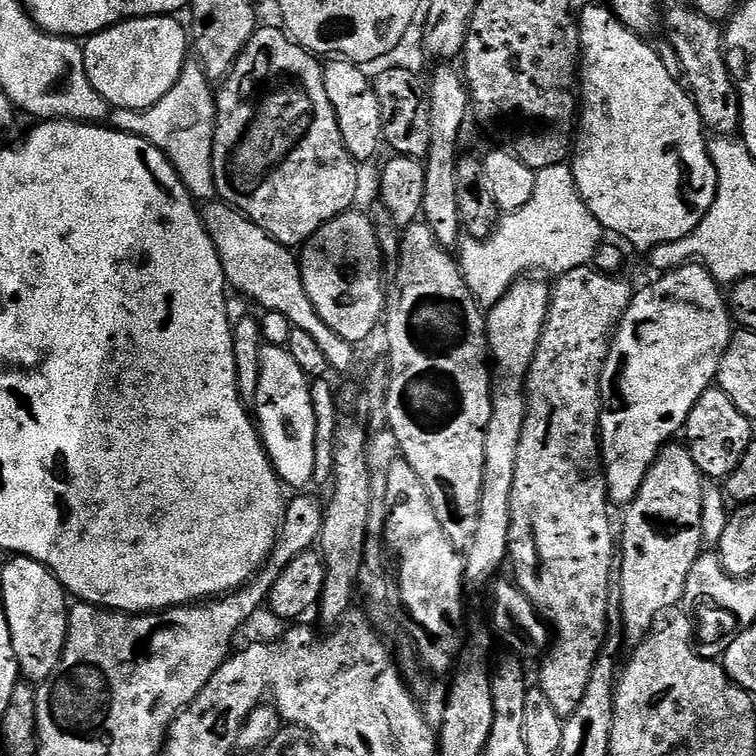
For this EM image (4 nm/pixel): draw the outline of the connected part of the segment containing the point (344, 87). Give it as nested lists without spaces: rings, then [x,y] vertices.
[[[332,58],[323,65],[326,82],[326,98],[330,98],[330,106],[334,106],[334,114],[338,118],[338,130],[342,134],[342,142],[346,150],[357,162],[372,160],[379,154],[384,144],[382,130],[382,106],[378,106],[378,94],[372,89],[372,80],[365,69],[353,60]]]

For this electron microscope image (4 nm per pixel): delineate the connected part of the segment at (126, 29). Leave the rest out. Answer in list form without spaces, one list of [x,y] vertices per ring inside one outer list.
[[[175,15],[140,16],[137,20],[124,20],[121,24],[115,24],[105,32],[97,32],[83,41],[85,70],[90,84],[113,109],[129,108],[141,112],[170,94],[170,90],[184,73],[184,62],[190,56],[189,33],[185,25],[183,28],[176,20],[179,19]]]

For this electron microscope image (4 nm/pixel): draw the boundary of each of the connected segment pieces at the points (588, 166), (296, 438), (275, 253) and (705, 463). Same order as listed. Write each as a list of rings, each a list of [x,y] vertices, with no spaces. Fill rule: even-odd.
[[[603,3],[600,4],[588,4],[584,9],[579,9],[578,12],[578,23],[580,25],[578,84],[582,89],[582,107],[578,112],[578,131],[574,137],[576,153],[570,164],[572,177],[582,202],[586,202],[590,214],[594,214],[594,218],[600,224],[601,229],[608,231],[609,228],[614,235],[621,236],[621,238],[616,238],[623,241],[625,245],[633,244],[636,248],[651,250],[663,244],[678,242],[682,238],[686,238],[700,225],[702,218],[706,218],[710,206],[714,206],[714,198],[716,197],[716,168],[712,165],[712,155],[708,153],[710,140],[706,135],[704,120],[696,108],[696,102],[692,99],[689,89],[679,79],[676,81],[672,77],[667,62],[648,45],[649,41],[645,37],[639,36],[637,32],[627,28],[613,14],[611,8]]]
[[[273,344],[261,347],[260,377],[254,407],[254,420],[258,425],[260,439],[264,441],[264,449],[268,451],[268,458],[272,461],[272,468],[279,476],[281,484],[289,489],[296,488],[292,490],[307,489],[304,487],[316,480],[316,415],[312,401],[312,384],[302,366],[294,362],[287,347],[279,348]]]
[[[212,202],[203,209],[204,226],[212,235],[220,261],[224,267],[224,279],[233,289],[249,296],[256,304],[261,304],[264,312],[286,314],[293,328],[306,330],[328,359],[328,367],[333,373],[348,372],[356,364],[357,349],[346,338],[334,334],[326,322],[314,310],[310,294],[306,294],[304,279],[300,273],[300,260],[292,257],[285,245],[279,244],[266,230],[262,230],[250,217],[244,215],[231,204]]]
[[[713,386],[702,394],[702,398],[698,398],[694,410],[690,410],[690,418],[684,424],[682,436],[685,436],[683,439],[686,447],[690,450],[700,475],[709,481],[720,482],[742,462],[748,447],[753,444],[752,428],[753,421],[744,416],[742,410],[734,406],[734,402],[730,402],[730,398],[719,386]]]

